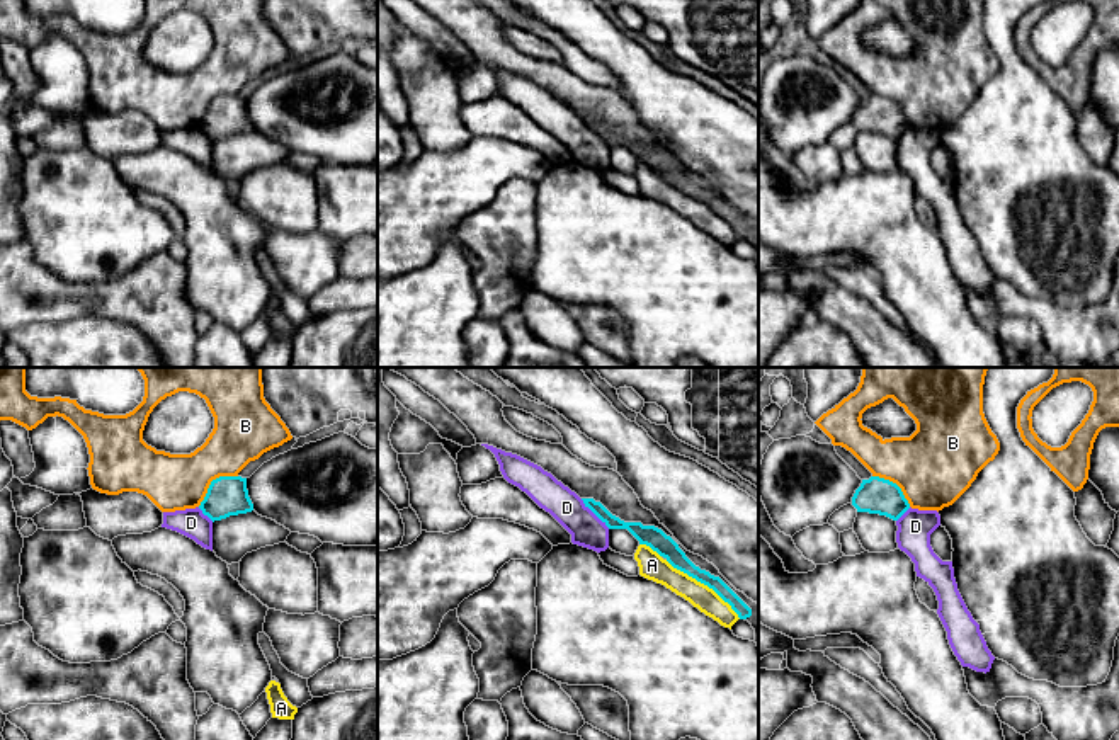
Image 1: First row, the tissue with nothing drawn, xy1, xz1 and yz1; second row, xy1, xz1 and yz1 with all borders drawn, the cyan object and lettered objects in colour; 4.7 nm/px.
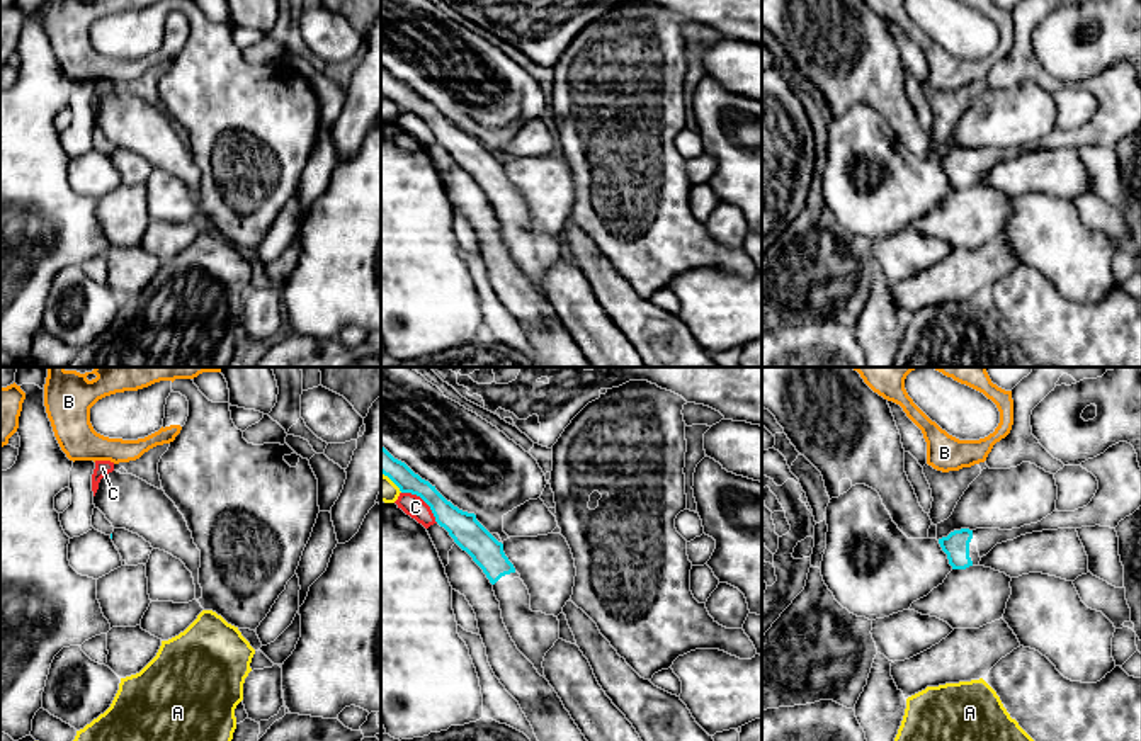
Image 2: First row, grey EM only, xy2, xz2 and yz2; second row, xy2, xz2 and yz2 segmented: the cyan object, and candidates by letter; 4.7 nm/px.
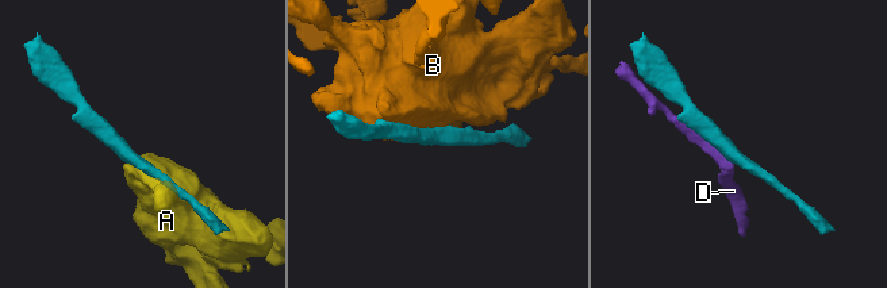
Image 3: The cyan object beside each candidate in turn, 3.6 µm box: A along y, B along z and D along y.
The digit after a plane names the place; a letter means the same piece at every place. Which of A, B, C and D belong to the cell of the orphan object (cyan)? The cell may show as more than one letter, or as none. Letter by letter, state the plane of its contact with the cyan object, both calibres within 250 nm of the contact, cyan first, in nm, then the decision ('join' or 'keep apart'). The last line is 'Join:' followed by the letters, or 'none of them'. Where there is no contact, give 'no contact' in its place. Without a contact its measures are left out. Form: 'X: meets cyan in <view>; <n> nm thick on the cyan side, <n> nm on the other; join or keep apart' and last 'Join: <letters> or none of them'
A: meets cyan in xz1; 90 nm thick on the cyan side, 120 nm on the other; keep apart
B: meets cyan in xy1; 190 nm thick on the cyan side, 280 nm on the other; keep apart
C: meets cyan in xz2; 150 nm thick on the cyan side, 100 nm on the other; keep apart
D: meets cyan in xz1; 80 nm thick on the cyan side, 160 nm on the other; keep apart
Join: none of them

